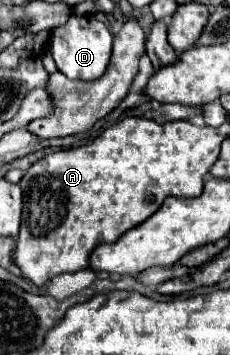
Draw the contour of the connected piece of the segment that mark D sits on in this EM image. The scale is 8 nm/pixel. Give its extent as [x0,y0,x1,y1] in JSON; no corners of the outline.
[50,17,112,81]

